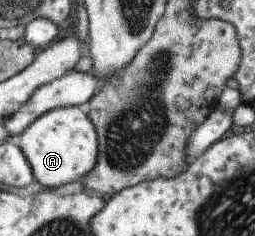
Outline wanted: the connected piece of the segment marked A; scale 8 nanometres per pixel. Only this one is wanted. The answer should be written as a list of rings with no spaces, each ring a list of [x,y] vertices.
[[[78,106],[53,108],[39,116],[16,138],[32,178],[46,188],[54,188],[66,183],[79,181],[88,174],[97,157],[97,136],[95,128],[86,113]]]

